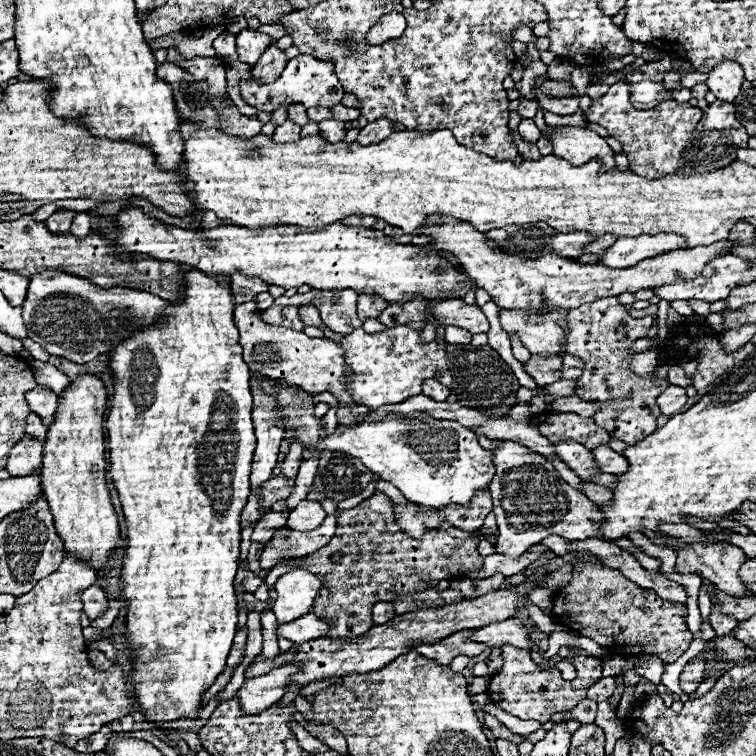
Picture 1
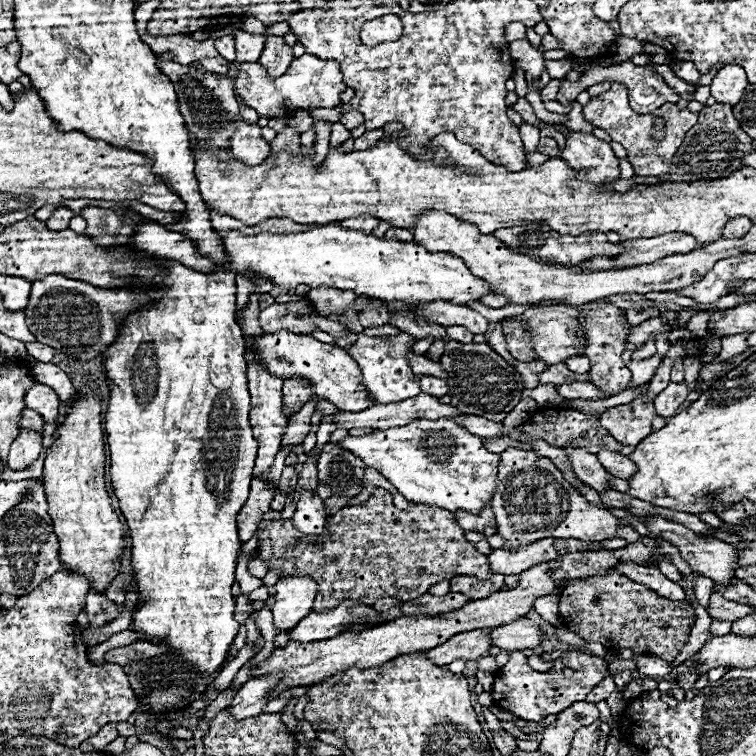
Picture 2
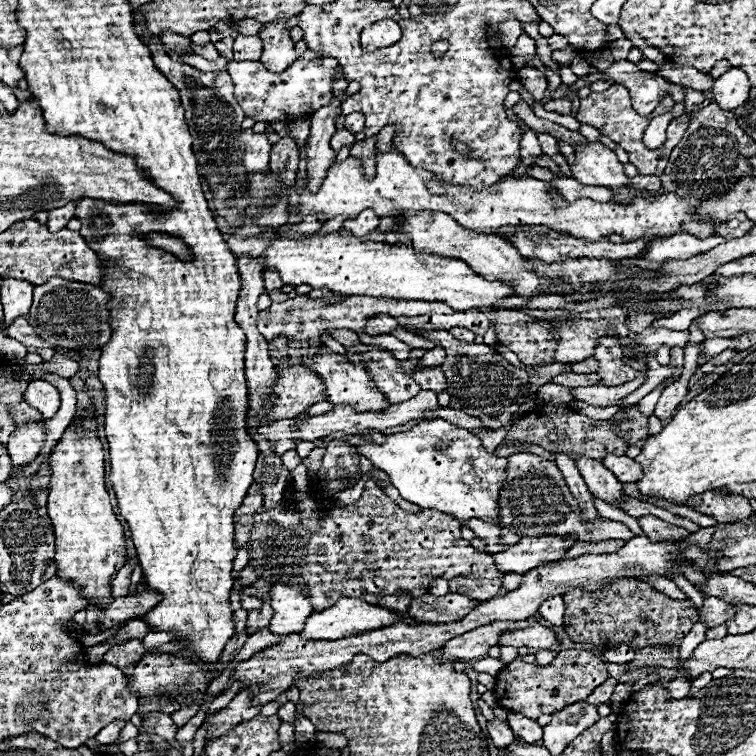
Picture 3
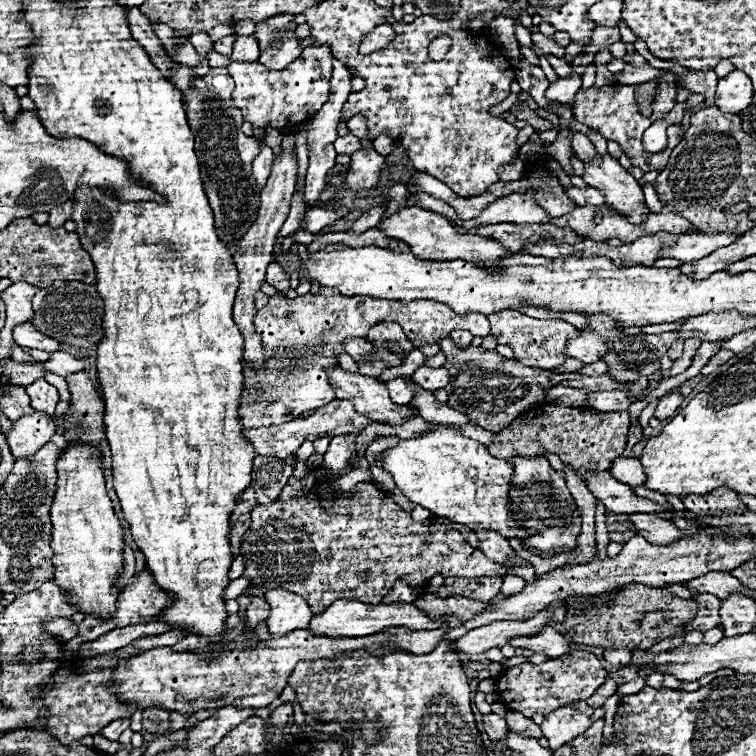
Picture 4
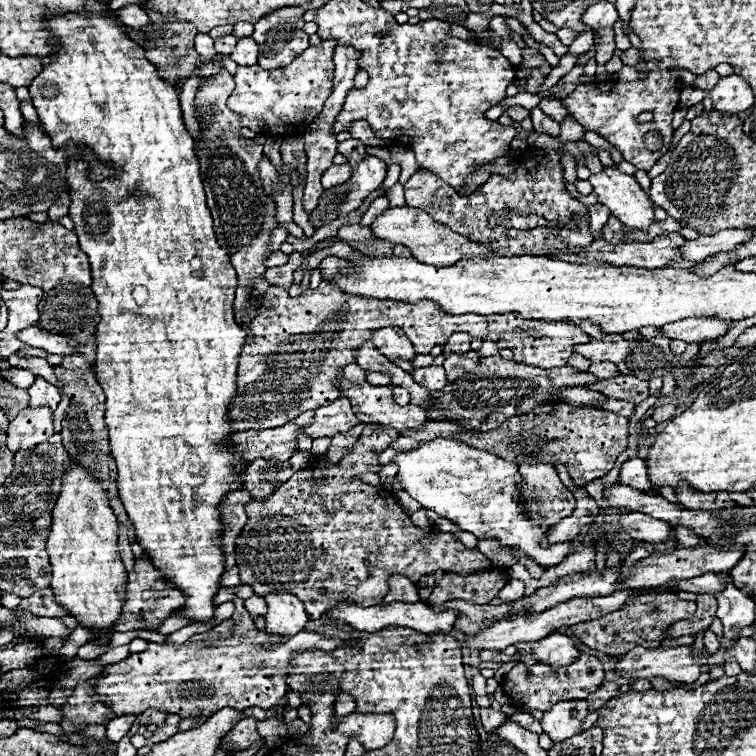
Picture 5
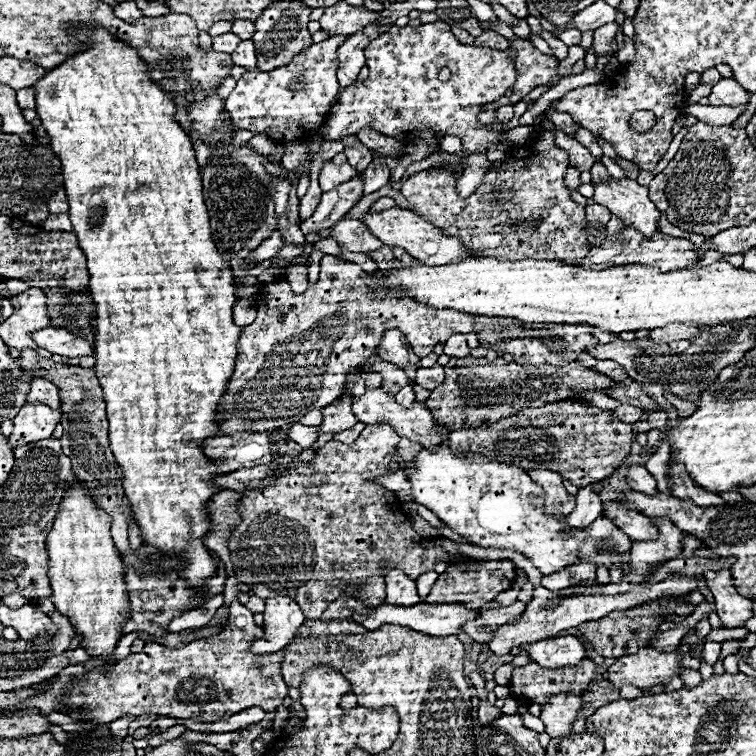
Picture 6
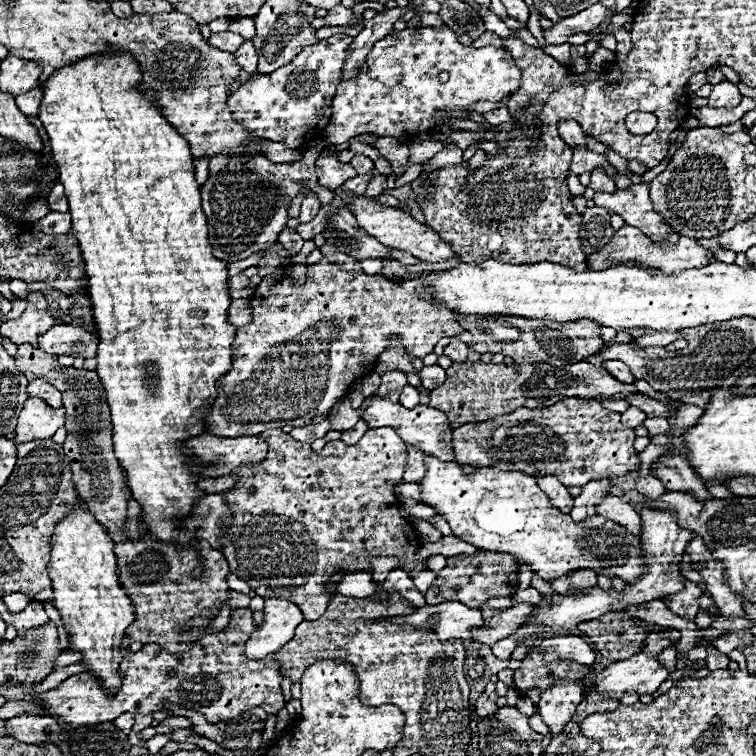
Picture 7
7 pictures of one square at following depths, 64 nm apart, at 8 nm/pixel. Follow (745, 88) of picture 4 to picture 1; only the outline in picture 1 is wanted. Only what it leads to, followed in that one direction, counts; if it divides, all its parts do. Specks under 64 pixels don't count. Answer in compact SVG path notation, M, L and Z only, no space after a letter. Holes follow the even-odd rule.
M720 62L716 64L706 78L708 90L718 98L718 100L728 100L732 102L736 94L740 92L740 86L744 82L744 70L736 62Z

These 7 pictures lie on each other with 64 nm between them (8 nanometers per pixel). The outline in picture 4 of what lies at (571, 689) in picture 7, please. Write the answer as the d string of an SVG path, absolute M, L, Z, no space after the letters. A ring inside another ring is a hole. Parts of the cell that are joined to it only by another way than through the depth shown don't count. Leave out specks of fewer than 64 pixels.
M572 702L568 706L560 706L560 710L554 710L552 714L546 714L546 720L540 728L548 738L550 750L560 750L564 742L570 742L572 738L584 734L584 730L592 726L592 714L594 708L586 702Z

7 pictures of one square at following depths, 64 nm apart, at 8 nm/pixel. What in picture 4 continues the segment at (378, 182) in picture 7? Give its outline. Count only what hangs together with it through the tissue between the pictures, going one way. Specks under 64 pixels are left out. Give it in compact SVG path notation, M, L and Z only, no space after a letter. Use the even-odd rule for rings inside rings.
M360 148L352 154L352 172L346 178L346 184L352 186L352 190L368 190L376 186L376 178L380 178L380 162L384 162L384 156L376 150ZM308 208L306 216L304 216L304 224L306 224L306 230L316 234L320 232L320 228L332 224L334 220L346 216L348 210L336 210L336 212L326 212L326 210L320 210L320 208Z

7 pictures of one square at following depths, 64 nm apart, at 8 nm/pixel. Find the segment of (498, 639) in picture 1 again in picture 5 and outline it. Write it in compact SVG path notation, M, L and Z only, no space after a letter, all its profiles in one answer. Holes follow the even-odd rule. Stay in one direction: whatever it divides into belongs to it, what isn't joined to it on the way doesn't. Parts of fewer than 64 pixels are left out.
M552 632L536 642L516 642L516 648L530 652L542 664L552 664L552 666L564 666L568 662L574 662L578 656L574 640L560 632Z

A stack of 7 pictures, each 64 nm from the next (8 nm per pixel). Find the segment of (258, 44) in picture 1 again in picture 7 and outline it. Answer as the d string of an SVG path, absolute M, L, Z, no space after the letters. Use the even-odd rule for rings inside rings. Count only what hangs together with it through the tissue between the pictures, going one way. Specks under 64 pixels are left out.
M246 40L246 42L234 52L234 56L236 56L236 62L238 62L240 68L244 68L244 70L250 72L250 74L256 72L256 52L254 52L254 46L252 46L250 40Z

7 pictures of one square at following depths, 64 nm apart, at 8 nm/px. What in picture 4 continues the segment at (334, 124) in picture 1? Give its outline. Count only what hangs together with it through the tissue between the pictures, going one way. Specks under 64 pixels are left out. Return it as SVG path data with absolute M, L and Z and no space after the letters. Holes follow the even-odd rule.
M346 134L346 136L334 140L334 148L336 148L338 154L352 154L352 150L360 150L362 144L360 144L360 140L356 136Z

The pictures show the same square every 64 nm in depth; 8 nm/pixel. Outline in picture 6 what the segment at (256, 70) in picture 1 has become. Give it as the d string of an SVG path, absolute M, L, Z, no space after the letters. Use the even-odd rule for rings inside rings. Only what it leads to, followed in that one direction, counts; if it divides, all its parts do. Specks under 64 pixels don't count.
M276 2L276 6L270 6L264 10L264 14L260 14L256 20L256 32L252 36L252 42L256 42L260 70L276 70L280 66L286 66L300 50L306 50L312 44L310 32L306 28L310 12L312 10L304 10L300 2Z

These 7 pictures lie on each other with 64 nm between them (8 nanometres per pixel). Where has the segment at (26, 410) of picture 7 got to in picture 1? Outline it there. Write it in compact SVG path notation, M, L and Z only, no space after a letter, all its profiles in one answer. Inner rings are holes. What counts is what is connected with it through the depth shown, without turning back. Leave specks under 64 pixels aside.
M24 436L12 450L8 456L8 466L6 470L12 476L28 476L34 470L38 470L42 464L42 442L38 442L36 438Z

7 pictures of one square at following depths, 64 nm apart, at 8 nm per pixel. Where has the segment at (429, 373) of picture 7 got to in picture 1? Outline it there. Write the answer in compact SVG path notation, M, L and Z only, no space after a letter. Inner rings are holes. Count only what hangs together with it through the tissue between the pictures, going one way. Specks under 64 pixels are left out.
M432 380L432 382L424 382L422 394L428 396L428 398L432 398L432 400L436 400L436 402L444 402L448 398L450 390L444 384L440 384L438 380Z

